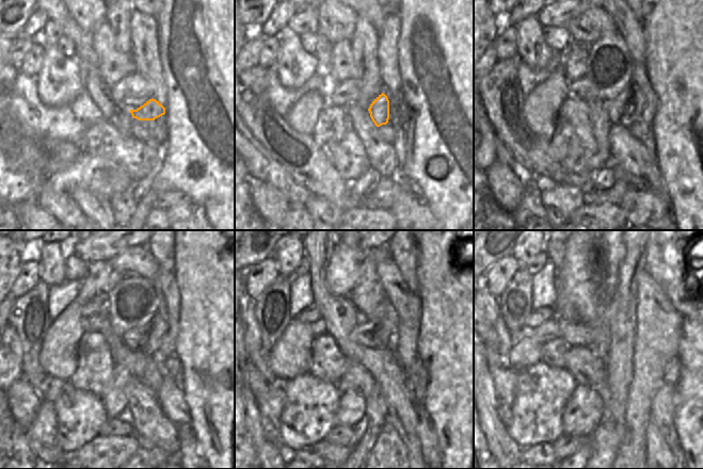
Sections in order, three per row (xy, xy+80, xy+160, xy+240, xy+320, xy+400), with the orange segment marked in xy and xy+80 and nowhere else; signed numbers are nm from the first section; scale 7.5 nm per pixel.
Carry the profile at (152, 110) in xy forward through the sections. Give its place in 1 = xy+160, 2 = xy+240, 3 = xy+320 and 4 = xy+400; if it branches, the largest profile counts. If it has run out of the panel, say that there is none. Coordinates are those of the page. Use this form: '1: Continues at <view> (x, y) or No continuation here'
1: Continues at xy+160 (625, 109)
2: Continues at xy+240 (146, 339)
3: Continues at xy+320 (378, 333)
4: Continues at xy+400 (593, 337)

